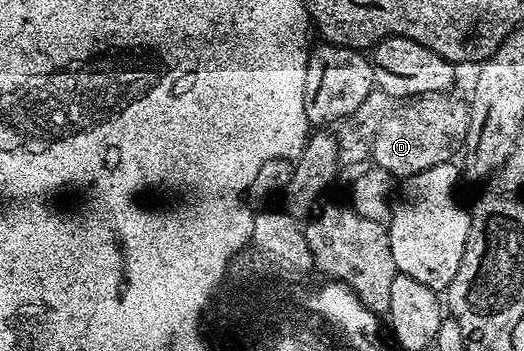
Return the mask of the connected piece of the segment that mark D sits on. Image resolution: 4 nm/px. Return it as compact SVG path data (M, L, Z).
M429 94L419 99L420 110L385 117L372 141L371 161L379 169L404 180L443 162L453 161L452 153L468 134L468 110L458 99L448 97L452 96Z

